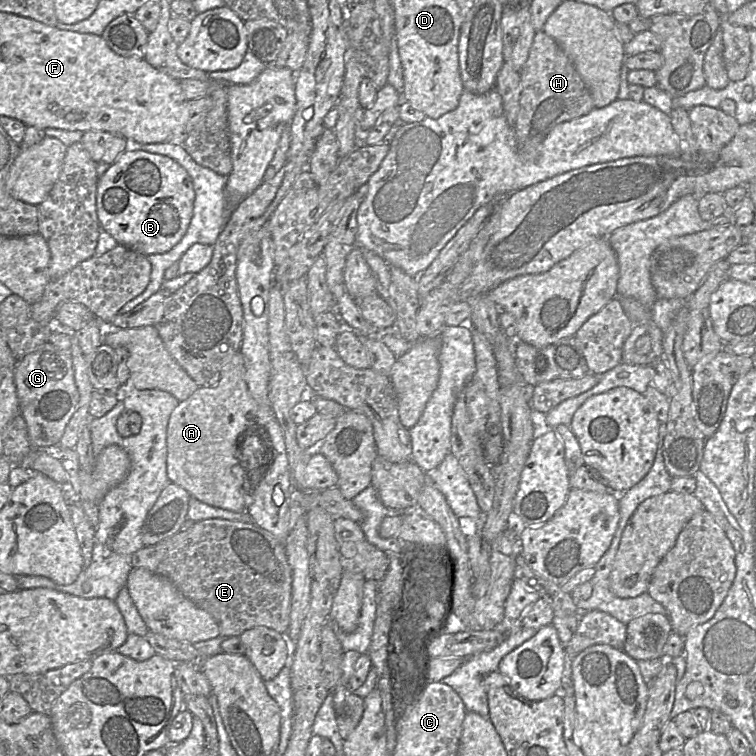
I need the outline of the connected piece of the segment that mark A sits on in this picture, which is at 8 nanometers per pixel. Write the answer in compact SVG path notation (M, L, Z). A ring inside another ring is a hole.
M238 351L223 366L215 386L199 387L189 398L178 404L169 418L167 428L167 476L170 482L185 489L198 501L233 512L245 512L247 508L244 499L244 471L238 466L235 447L242 439L247 439L248 433L242 435L242 432L255 422L257 415L257 404L248 390L245 374L244 358Z

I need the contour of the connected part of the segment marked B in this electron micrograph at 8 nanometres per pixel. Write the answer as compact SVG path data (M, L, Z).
M125 150L99 179L97 215L101 228L120 245L145 255L161 254L185 235L194 201L192 179L177 161L143 150Z

